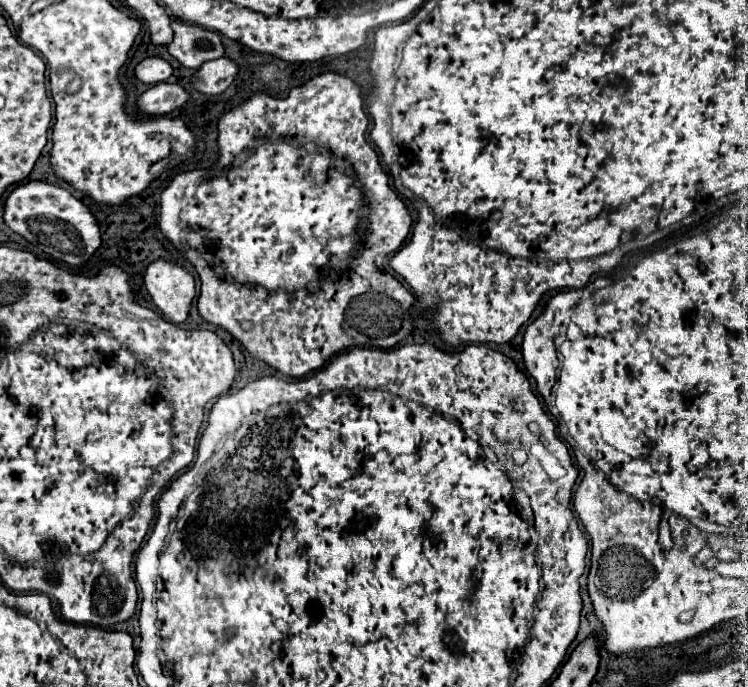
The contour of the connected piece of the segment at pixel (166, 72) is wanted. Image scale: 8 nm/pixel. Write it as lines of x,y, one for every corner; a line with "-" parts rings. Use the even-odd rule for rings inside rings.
153,56
153,58
145,58
143,62
139,62
135,66
133,74
143,84
159,84
159,82
165,82
171,76
171,72
173,72
173,68
169,62

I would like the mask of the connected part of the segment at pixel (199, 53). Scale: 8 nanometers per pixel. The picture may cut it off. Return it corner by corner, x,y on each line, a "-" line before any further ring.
175,20
171,26
175,38
167,46
169,54
185,68
197,70
203,62
223,56
223,44
217,32
193,24
183,24
179,20

